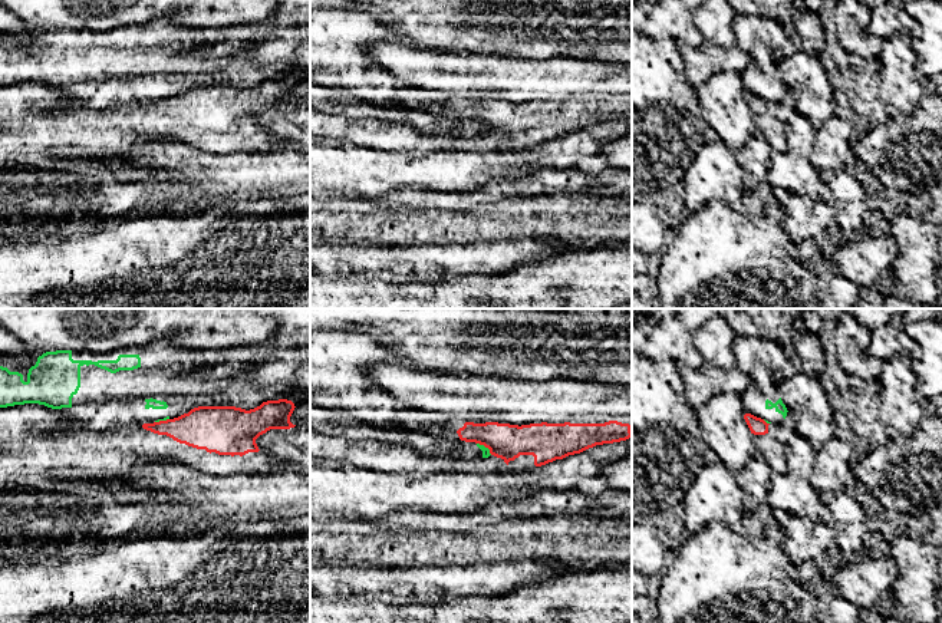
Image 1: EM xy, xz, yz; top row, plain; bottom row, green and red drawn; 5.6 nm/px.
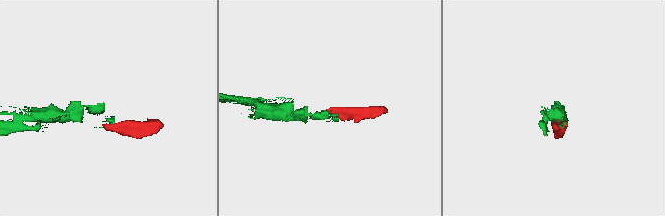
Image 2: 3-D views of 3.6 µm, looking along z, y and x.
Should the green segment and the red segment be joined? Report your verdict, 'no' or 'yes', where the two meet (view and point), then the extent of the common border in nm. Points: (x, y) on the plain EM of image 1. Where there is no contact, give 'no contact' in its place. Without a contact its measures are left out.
no | xz (484, 125) | 110 nm

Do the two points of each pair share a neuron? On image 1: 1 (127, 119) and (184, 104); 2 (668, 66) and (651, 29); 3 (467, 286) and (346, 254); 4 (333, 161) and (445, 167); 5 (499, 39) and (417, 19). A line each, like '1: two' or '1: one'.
1: one
2: two
3: two
4: one
5: one

